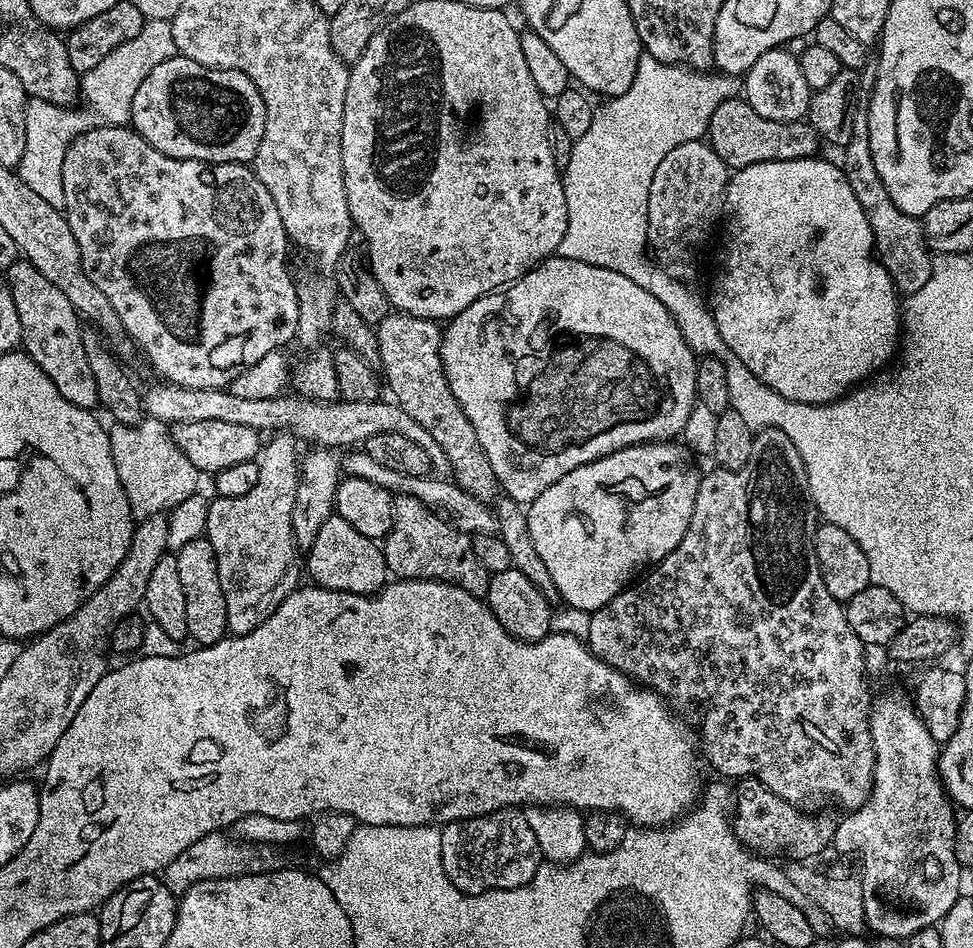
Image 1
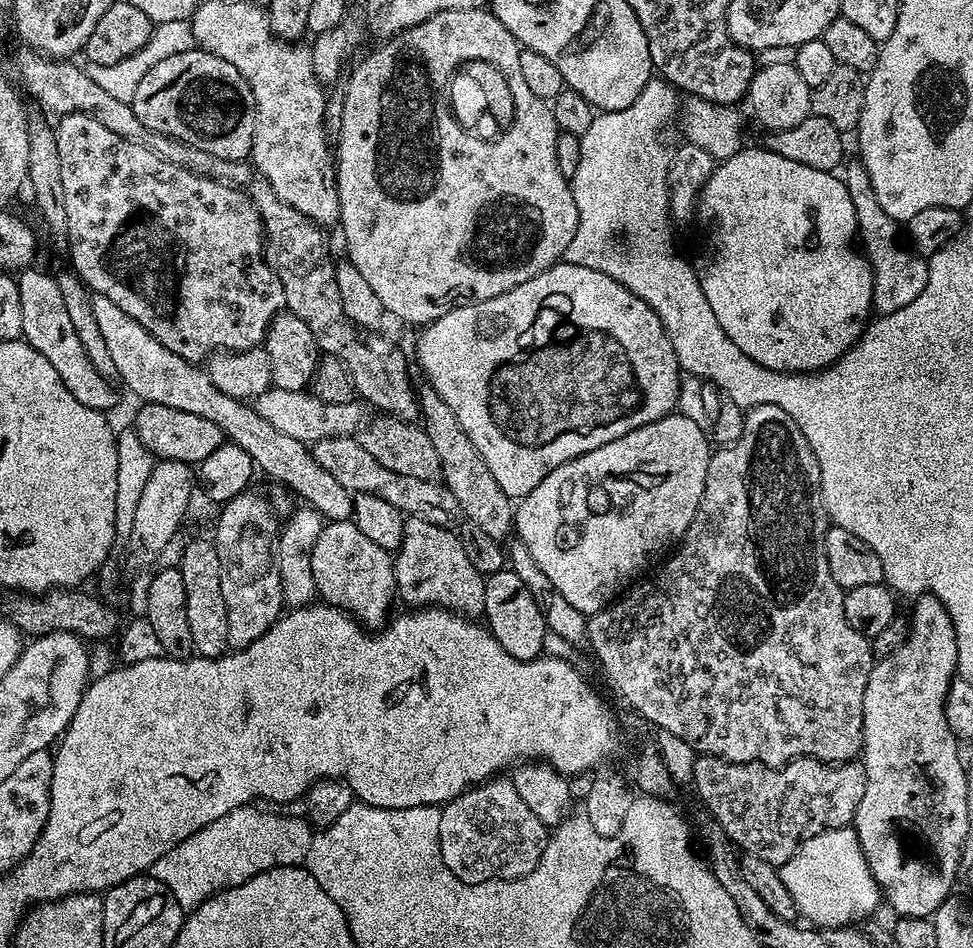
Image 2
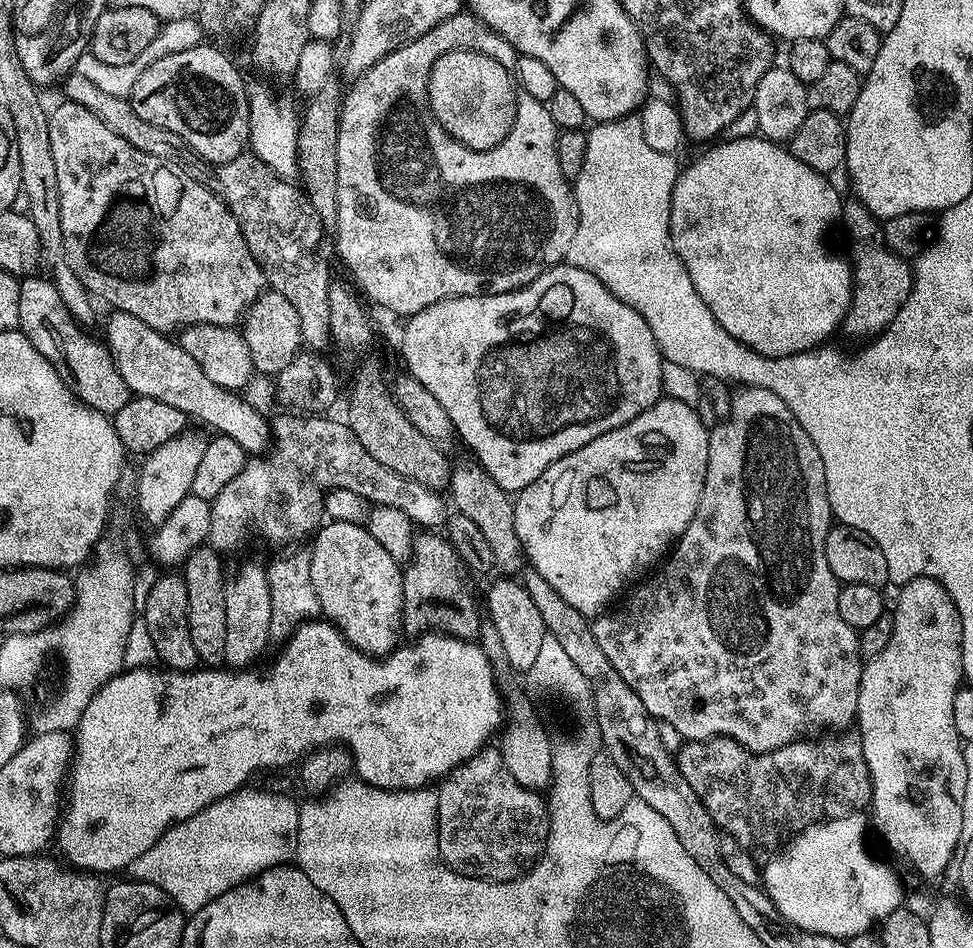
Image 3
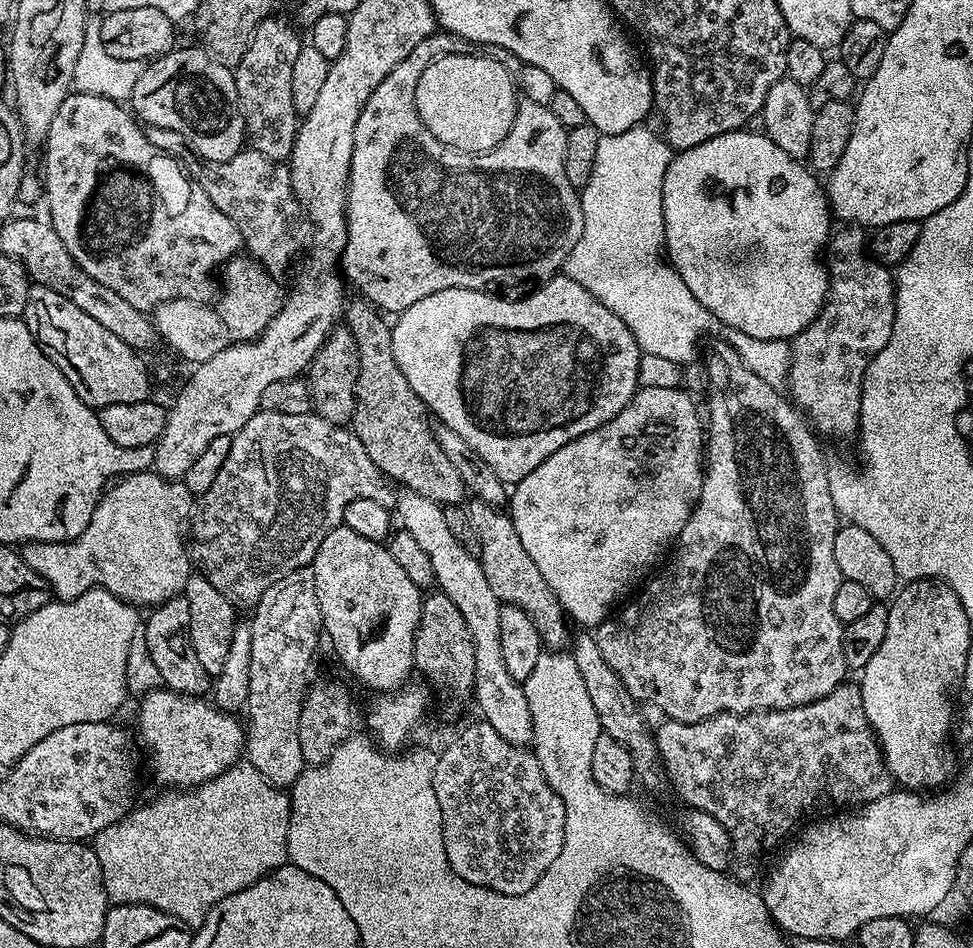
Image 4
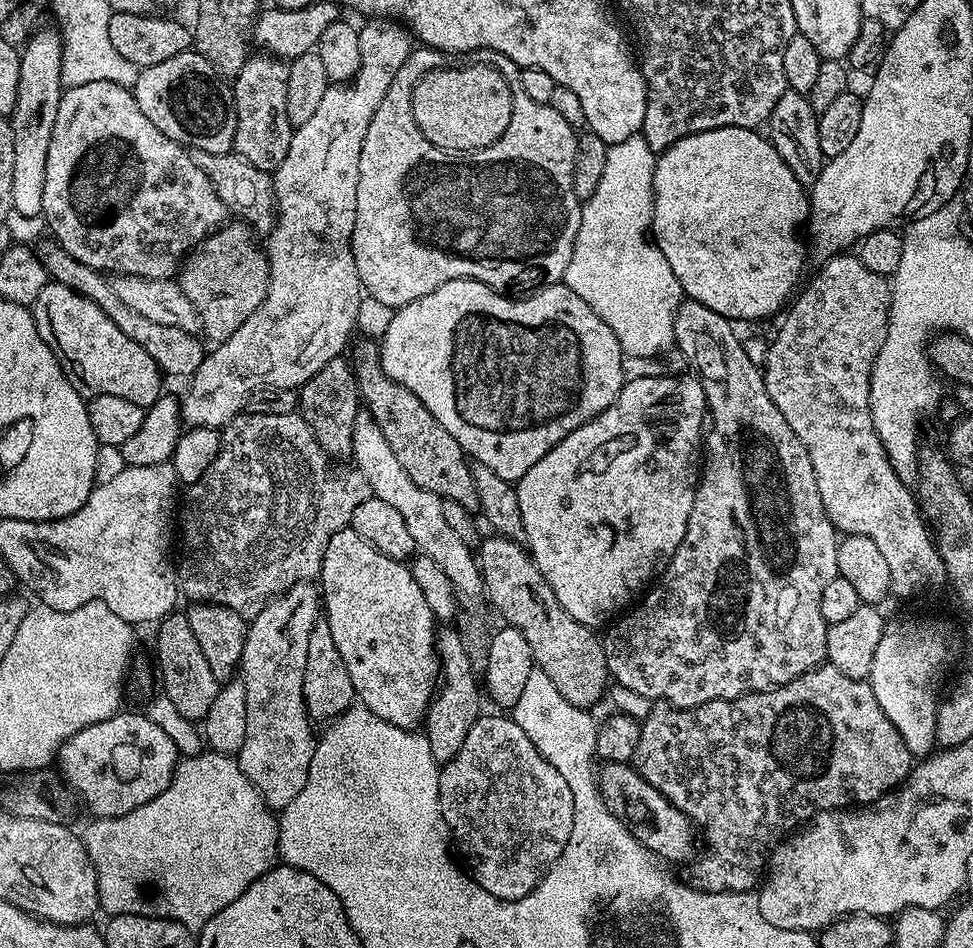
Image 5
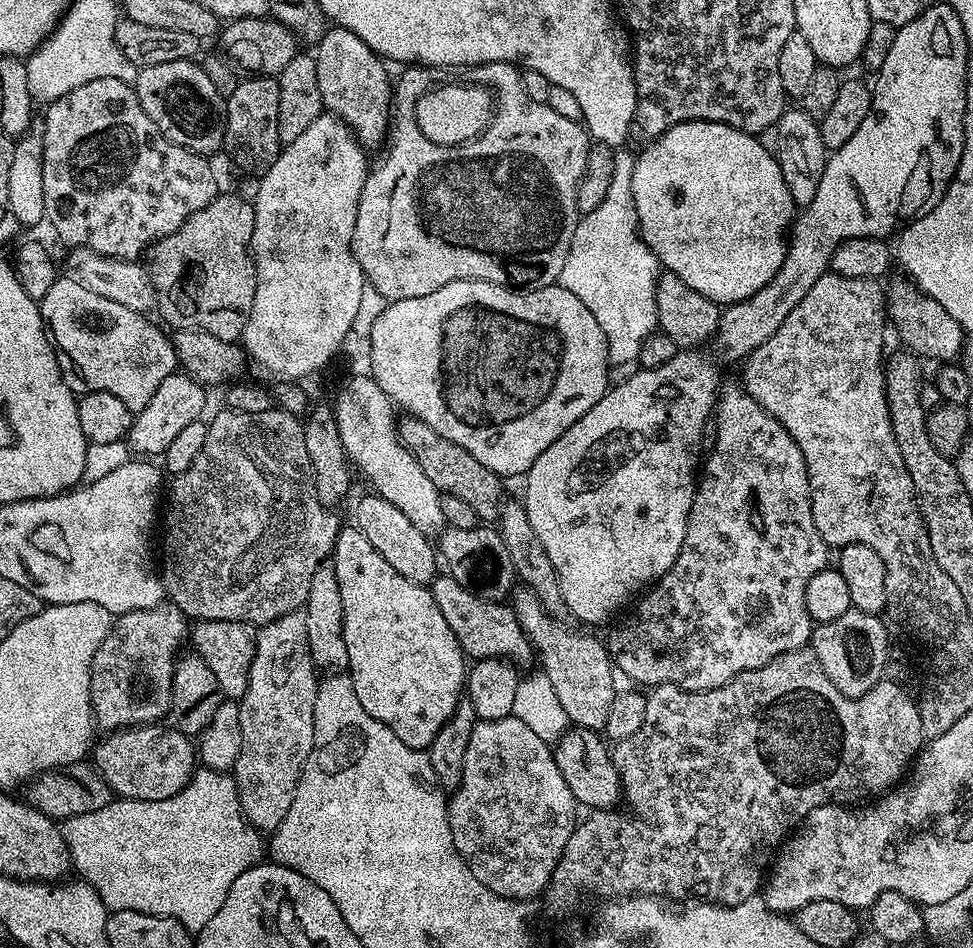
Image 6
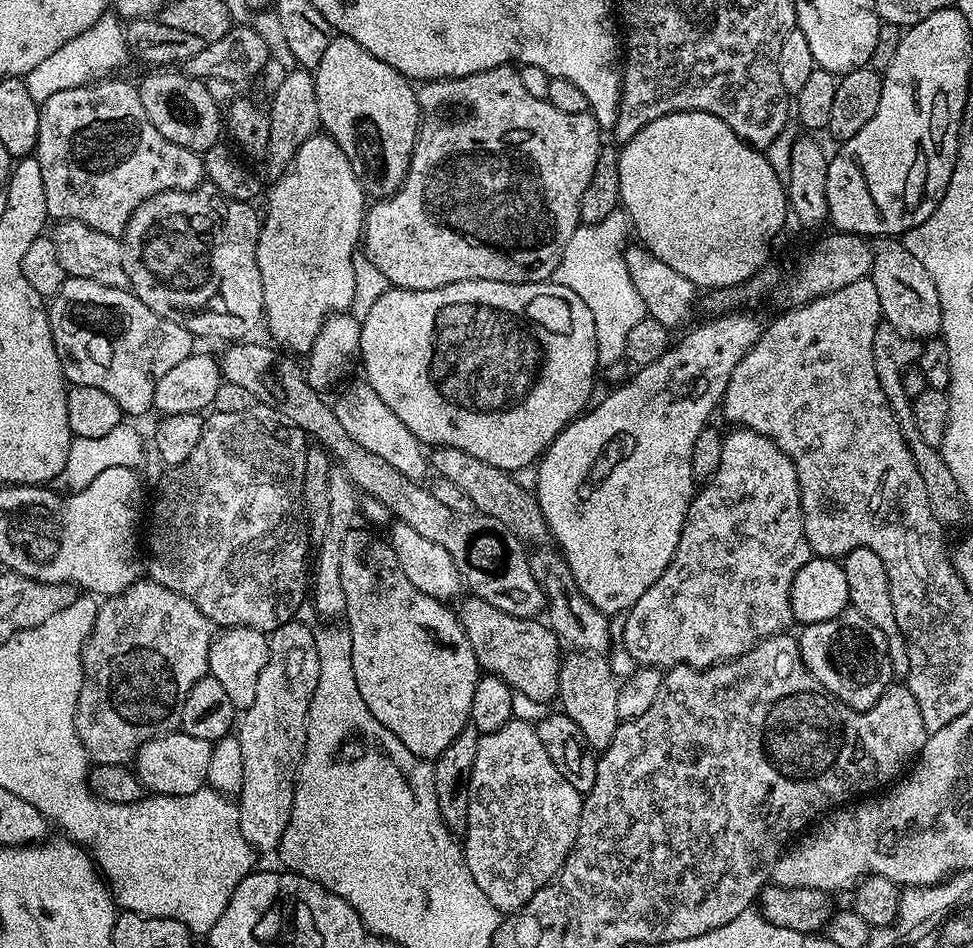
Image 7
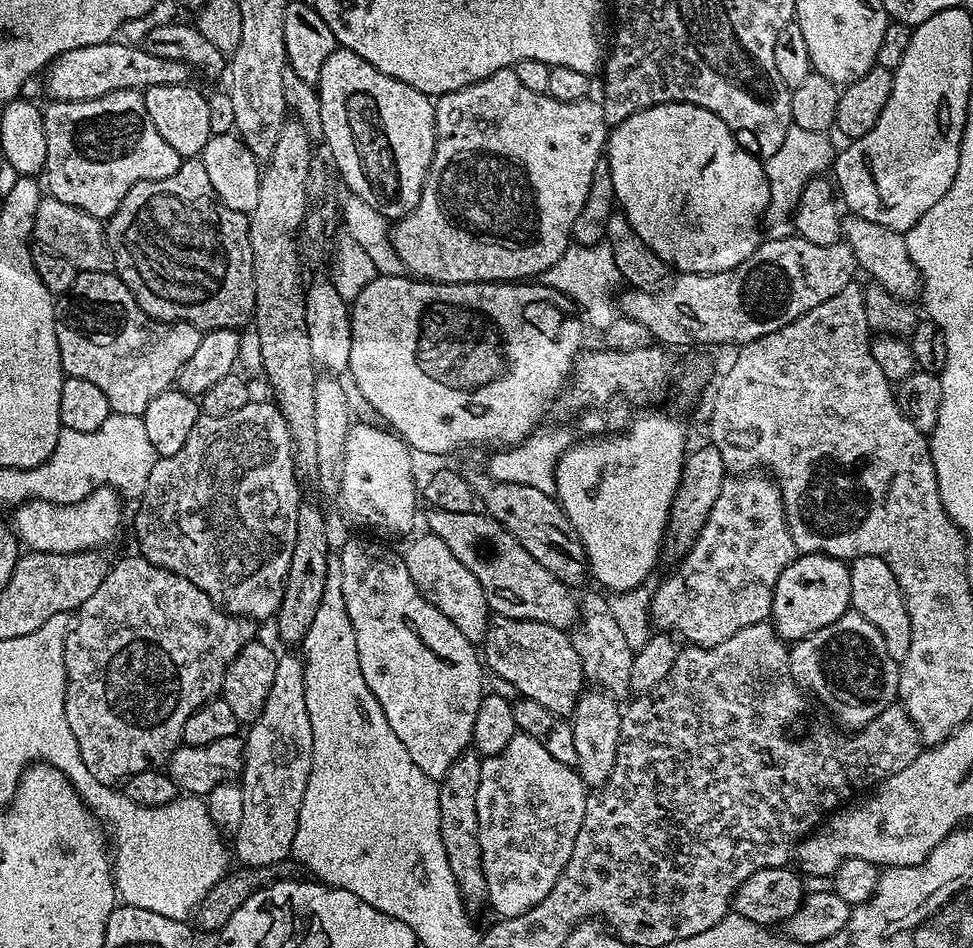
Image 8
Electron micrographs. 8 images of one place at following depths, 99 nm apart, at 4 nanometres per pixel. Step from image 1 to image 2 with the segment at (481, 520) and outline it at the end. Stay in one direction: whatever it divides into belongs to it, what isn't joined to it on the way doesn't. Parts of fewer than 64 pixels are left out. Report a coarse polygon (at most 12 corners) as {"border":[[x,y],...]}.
{"border":[[359,439],[319,441],[321,466],[353,494],[451,529],[464,515],[442,482],[382,466]]}

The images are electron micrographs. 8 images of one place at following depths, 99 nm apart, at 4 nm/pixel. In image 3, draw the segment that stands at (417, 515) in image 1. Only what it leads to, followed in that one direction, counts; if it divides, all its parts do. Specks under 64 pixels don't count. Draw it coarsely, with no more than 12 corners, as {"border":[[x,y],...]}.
{"border":[[439,535],[403,569],[403,635],[475,641],[482,617]]}

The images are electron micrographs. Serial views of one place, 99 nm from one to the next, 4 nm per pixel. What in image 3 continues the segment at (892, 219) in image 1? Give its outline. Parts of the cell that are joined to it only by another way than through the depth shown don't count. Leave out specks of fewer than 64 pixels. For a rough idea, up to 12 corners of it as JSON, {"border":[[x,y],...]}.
{"border":[[845,199],[852,301],[842,332],[875,338],[912,289],[913,265],[884,245],[881,221]]}

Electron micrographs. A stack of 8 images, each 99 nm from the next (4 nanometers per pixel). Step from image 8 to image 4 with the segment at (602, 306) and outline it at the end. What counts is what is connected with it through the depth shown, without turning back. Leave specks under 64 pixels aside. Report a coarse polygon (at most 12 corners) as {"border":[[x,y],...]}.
{"border":[[601,135],[563,271],[683,366],[714,328],[662,251],[674,152]]}

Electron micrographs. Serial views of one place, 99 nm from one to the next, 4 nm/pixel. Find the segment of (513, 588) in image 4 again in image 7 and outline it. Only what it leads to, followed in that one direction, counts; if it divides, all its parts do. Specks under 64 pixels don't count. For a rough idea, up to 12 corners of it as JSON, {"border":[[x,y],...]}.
{"border":[[569,651],[558,704],[597,750],[618,726],[608,656]]}

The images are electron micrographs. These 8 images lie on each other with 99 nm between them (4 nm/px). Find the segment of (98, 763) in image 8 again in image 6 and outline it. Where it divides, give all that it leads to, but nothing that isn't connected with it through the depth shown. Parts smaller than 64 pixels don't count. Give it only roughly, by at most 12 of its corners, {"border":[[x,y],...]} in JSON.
{"border":[[175,604],[113,623],[92,663],[97,729],[154,724],[190,620]]}

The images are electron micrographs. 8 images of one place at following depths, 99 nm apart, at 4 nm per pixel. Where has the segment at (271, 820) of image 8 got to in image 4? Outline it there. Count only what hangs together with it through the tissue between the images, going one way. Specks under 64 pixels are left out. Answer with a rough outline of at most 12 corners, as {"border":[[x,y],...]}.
{"border":[[311,567],[252,614],[246,759],[288,790],[324,627]]}

